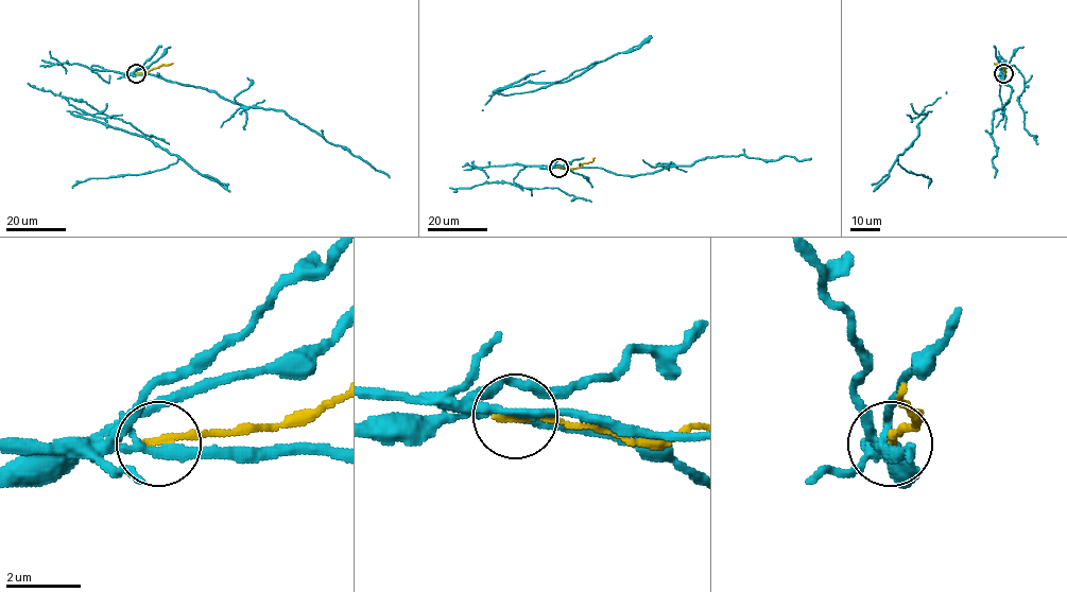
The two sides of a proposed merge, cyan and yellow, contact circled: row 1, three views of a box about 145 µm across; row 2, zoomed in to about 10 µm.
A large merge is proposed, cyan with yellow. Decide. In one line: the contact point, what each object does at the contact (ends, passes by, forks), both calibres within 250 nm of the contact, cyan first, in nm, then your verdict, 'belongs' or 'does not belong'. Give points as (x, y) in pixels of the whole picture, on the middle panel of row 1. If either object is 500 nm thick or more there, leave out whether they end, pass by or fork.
(558, 168) | cyan passes by | yellow ends | 240/200 nm | does not belong

